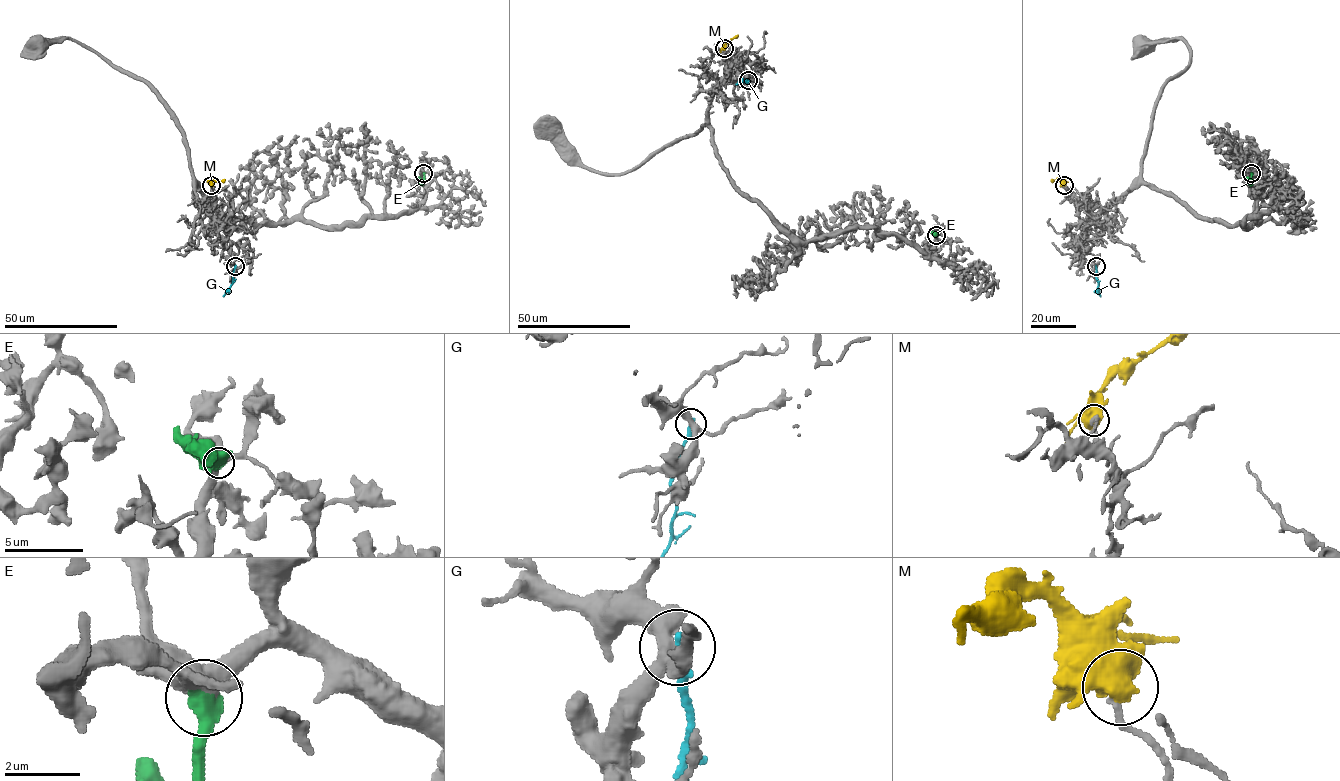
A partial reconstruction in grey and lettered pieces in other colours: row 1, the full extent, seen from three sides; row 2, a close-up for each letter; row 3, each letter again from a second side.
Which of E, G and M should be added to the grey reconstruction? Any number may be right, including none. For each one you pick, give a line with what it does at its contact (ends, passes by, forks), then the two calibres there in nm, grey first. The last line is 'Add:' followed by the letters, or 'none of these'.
E: it ends | 480/550 nm
Add: E

